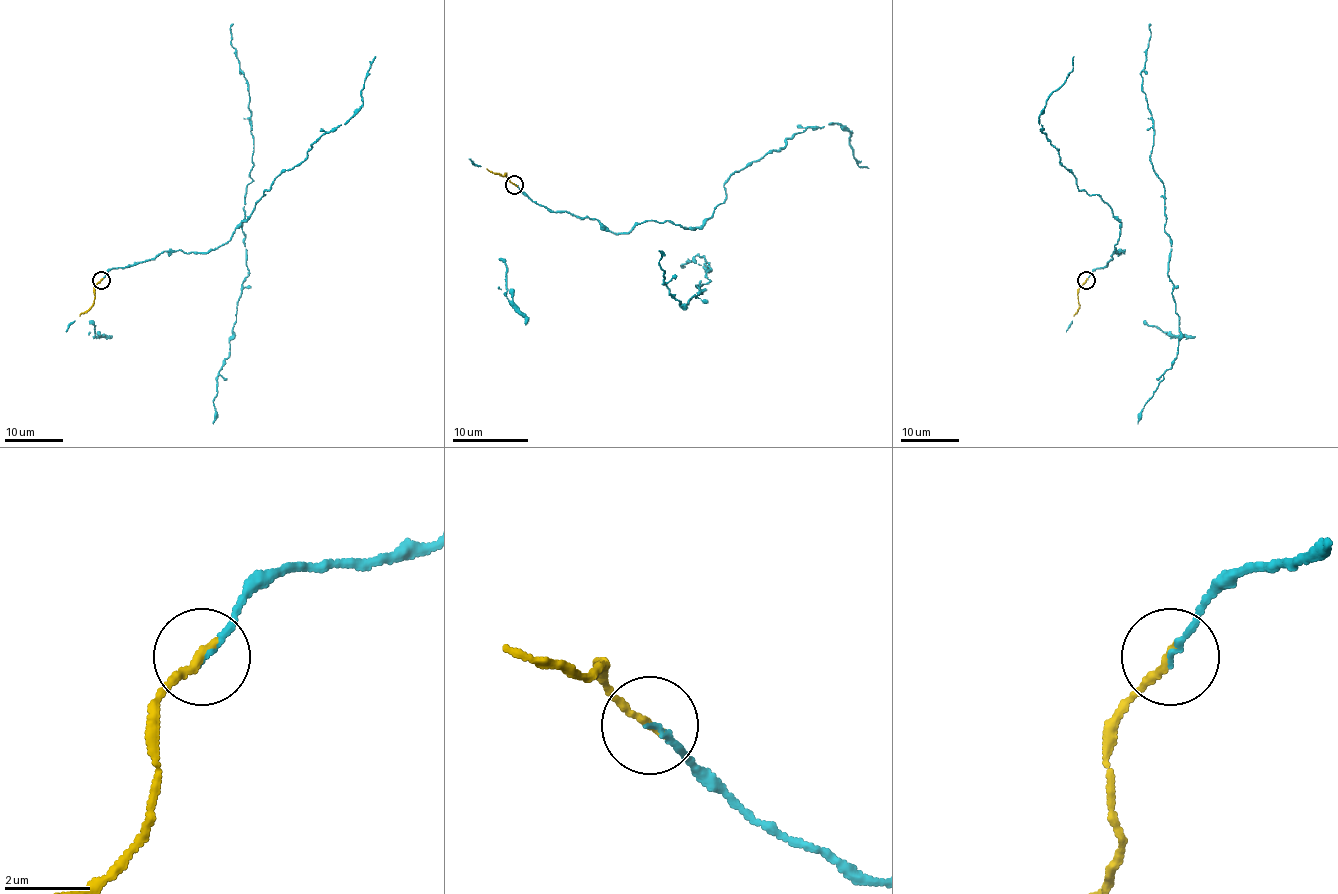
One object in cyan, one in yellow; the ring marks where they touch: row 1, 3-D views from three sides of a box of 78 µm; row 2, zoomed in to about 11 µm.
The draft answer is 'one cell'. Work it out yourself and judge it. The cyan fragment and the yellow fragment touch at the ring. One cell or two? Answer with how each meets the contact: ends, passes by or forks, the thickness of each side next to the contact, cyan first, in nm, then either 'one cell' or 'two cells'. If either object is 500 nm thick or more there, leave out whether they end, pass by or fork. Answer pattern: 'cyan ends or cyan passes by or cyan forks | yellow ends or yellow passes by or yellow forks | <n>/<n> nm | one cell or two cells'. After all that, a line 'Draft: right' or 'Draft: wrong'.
cyan ends | yellow ends | 90/220 nm | one cell
Draft: right

